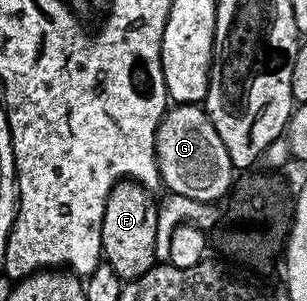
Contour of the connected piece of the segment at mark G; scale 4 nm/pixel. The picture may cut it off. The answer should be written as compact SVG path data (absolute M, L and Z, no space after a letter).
M196 104L167 107L156 134L156 158L163 187L181 199L217 203L225 199L233 187L233 164L205 107Z

